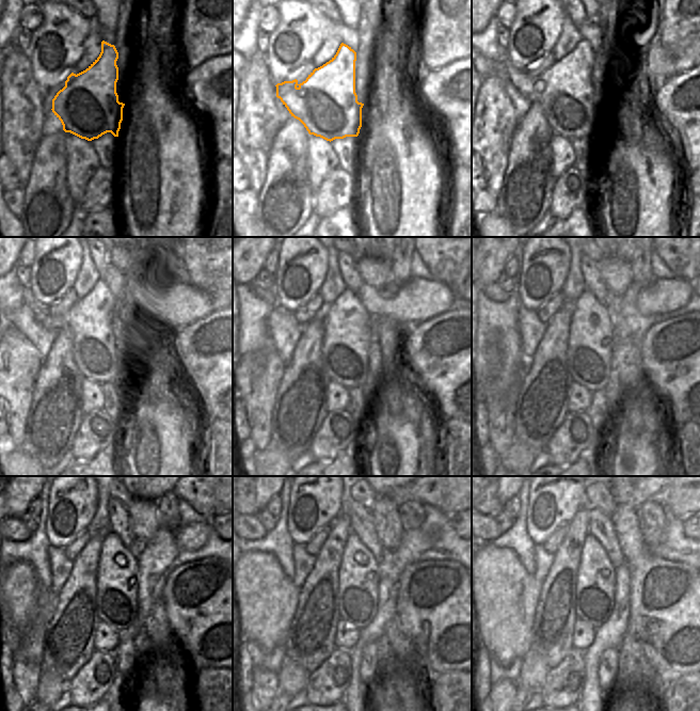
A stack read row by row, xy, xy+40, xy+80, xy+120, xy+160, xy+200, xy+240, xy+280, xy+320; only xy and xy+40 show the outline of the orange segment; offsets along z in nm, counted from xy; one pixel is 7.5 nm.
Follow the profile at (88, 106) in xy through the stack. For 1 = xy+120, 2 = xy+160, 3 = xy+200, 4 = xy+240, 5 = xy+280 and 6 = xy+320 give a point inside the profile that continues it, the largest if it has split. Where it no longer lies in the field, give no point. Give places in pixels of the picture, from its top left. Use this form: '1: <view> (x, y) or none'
1: xy+120 (99, 356)
2: xy+160 (348, 325)
3: xy+200 (589, 354)
4: xy+240 (117, 569)
5: xy+280 (359, 573)
6: xy+320 (595, 594)

